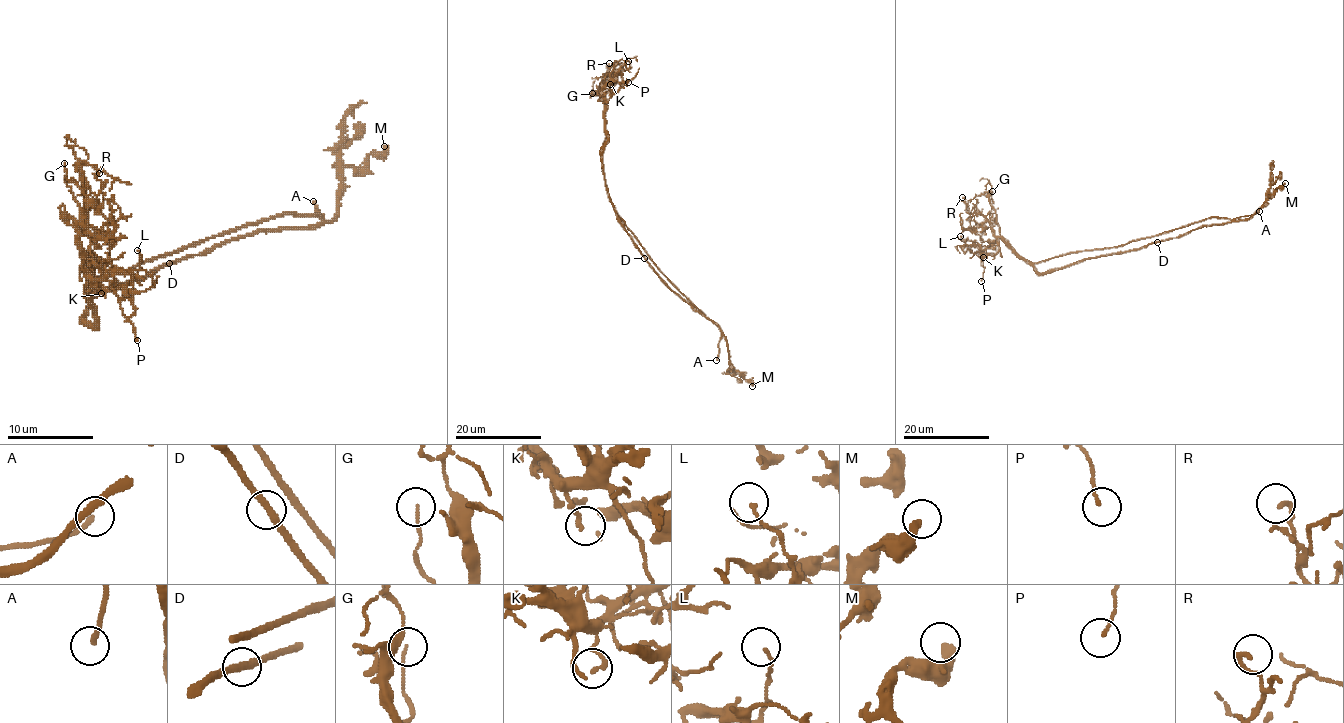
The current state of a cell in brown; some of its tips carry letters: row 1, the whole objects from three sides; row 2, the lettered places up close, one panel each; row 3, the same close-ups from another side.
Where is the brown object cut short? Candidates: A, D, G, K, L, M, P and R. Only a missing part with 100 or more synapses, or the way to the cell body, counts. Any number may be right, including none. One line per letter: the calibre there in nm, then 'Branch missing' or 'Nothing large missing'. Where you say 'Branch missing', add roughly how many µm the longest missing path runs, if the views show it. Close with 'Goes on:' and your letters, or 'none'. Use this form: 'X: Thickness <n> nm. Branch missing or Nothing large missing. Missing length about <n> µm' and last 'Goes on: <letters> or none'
A: Thickness 190 nm. Branch missing. Missing length about 45 µm
D: Thickness 280 nm. Nothing large missing
G: Thickness 70 nm. Nothing large missing
K: Thickness 160 nm. Nothing large missing
L: Thickness 110 nm. Nothing large missing
M: Thickness 320 nm. Nothing large missing
P: Thickness 100 nm. Nothing large missing
R: Thickness 150 nm. Nothing large missing
Goes on: A

